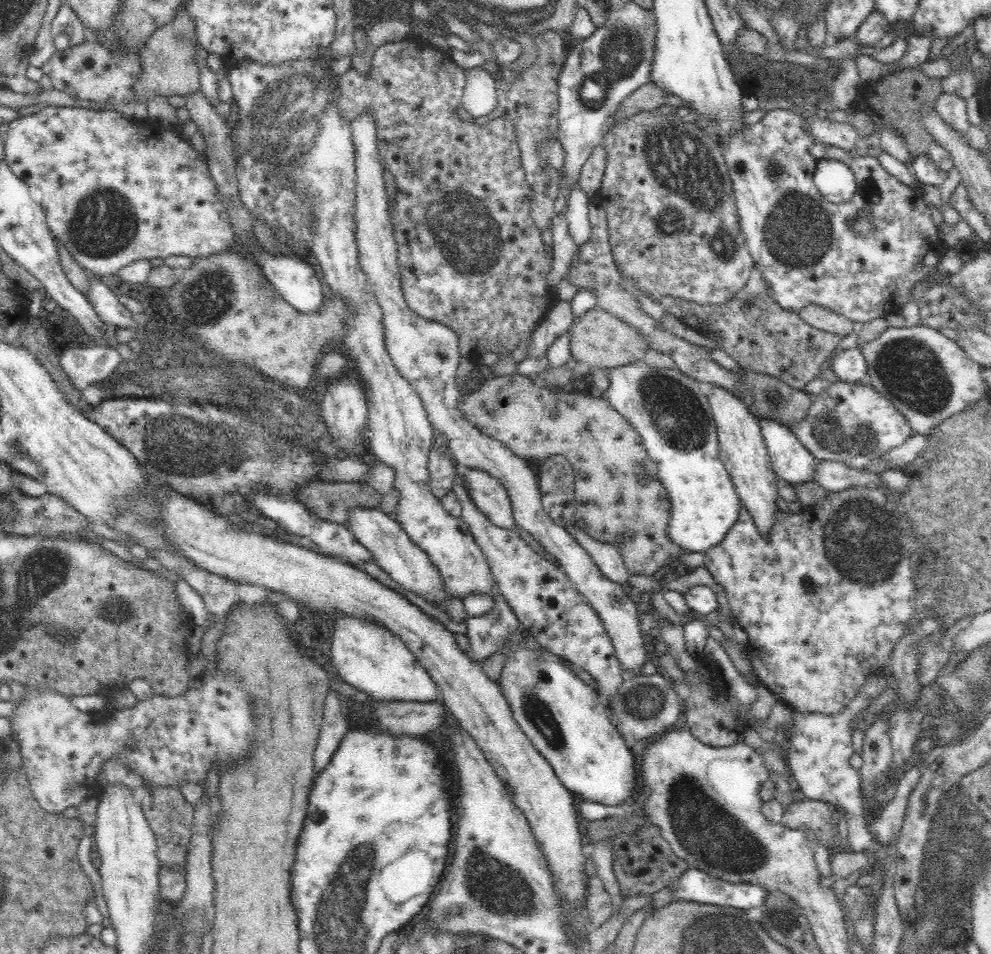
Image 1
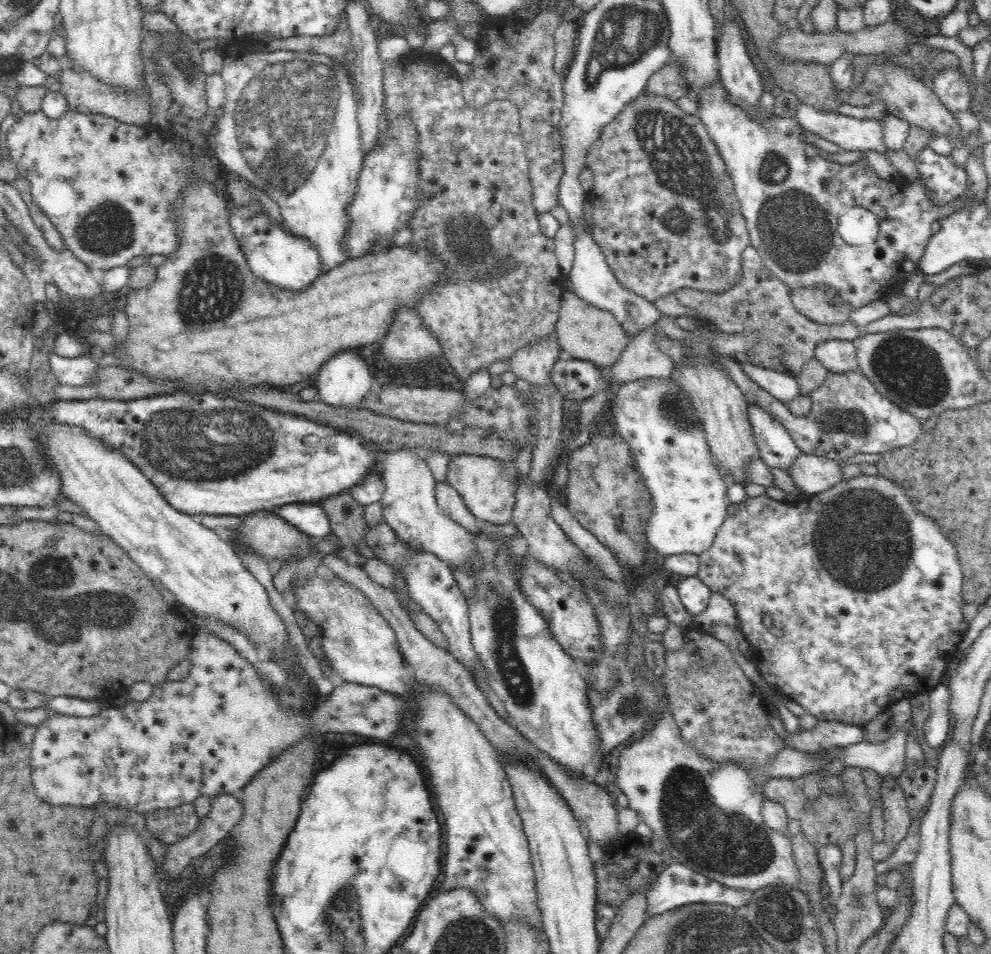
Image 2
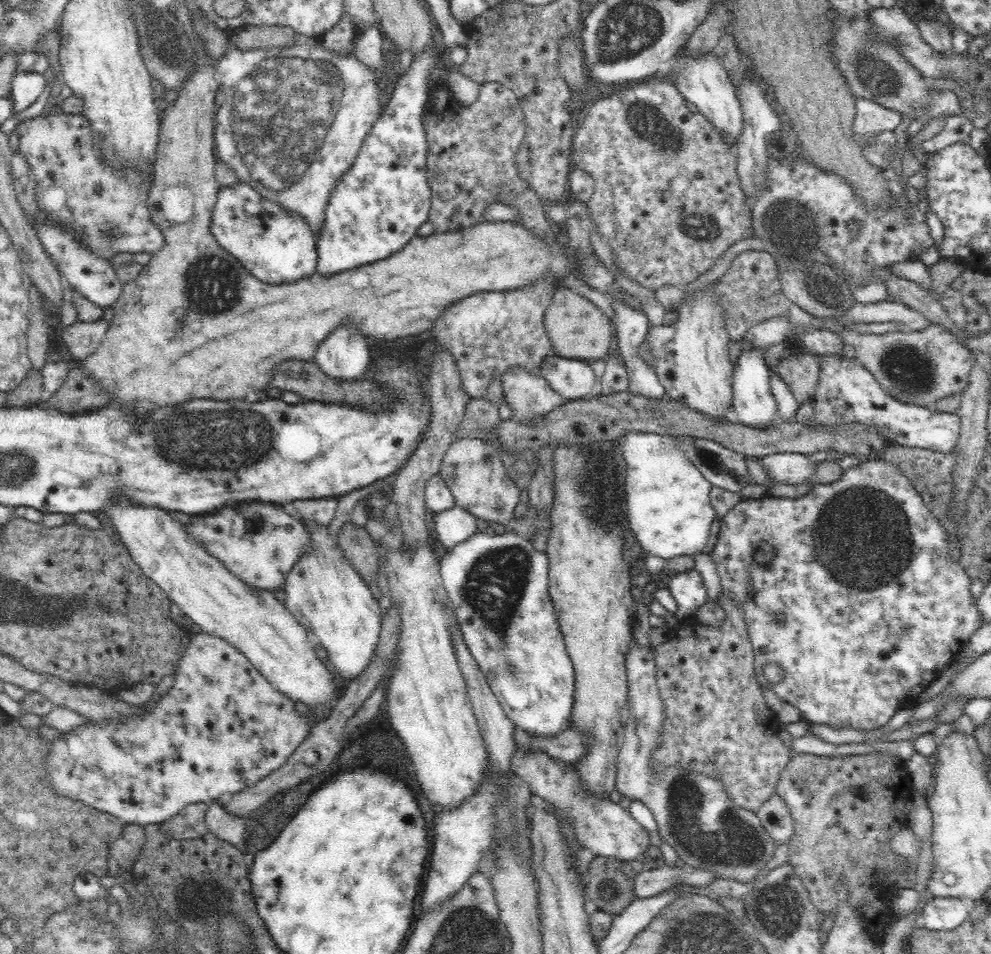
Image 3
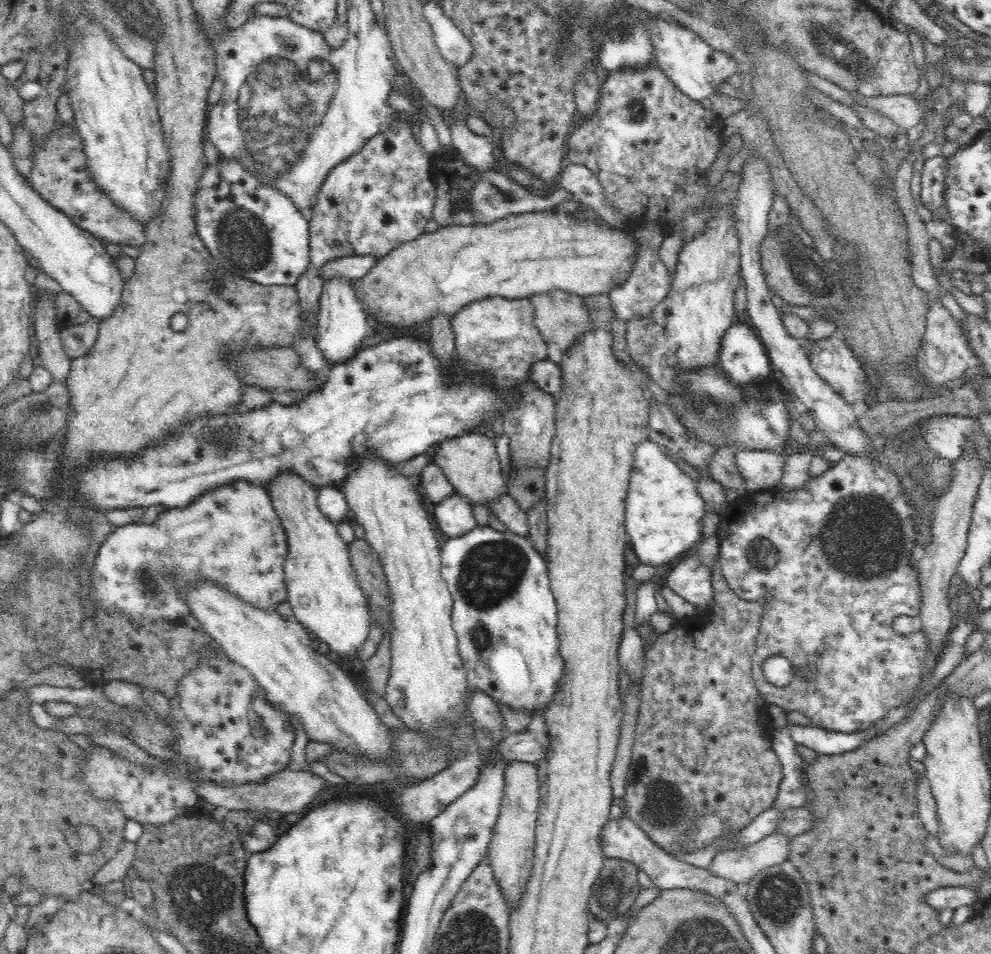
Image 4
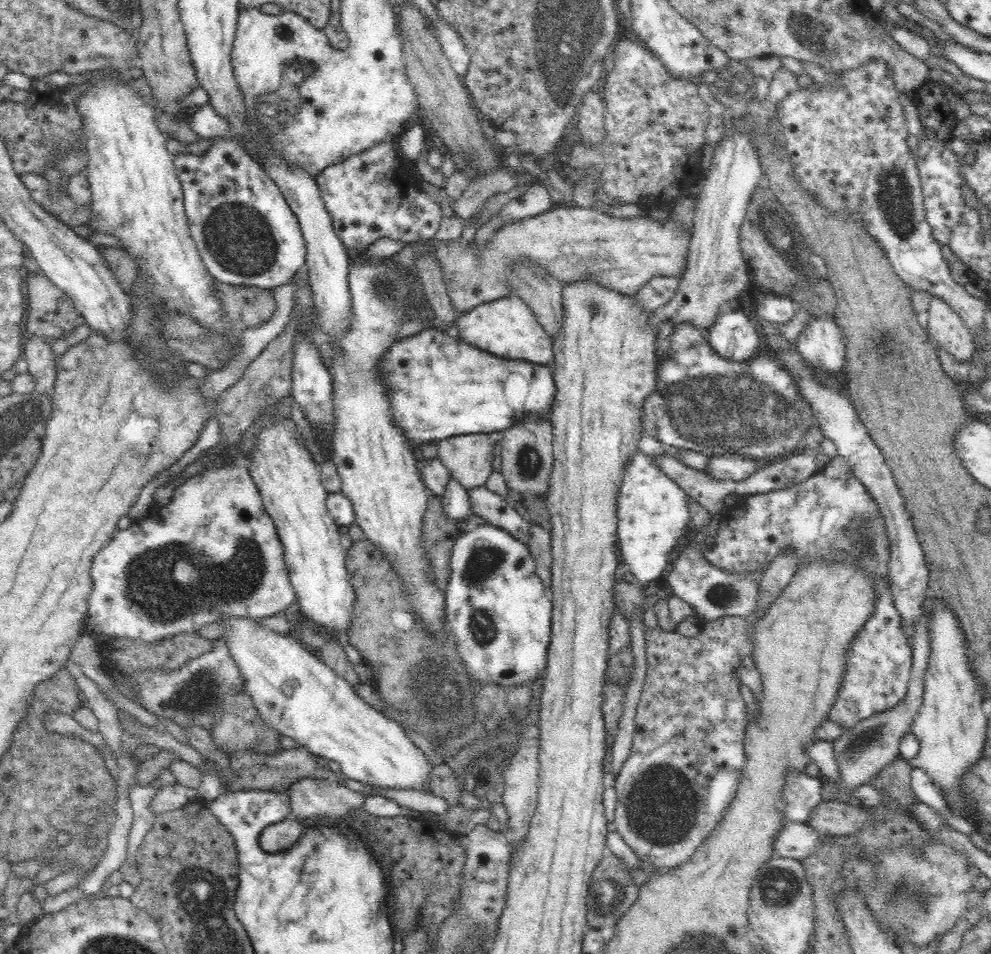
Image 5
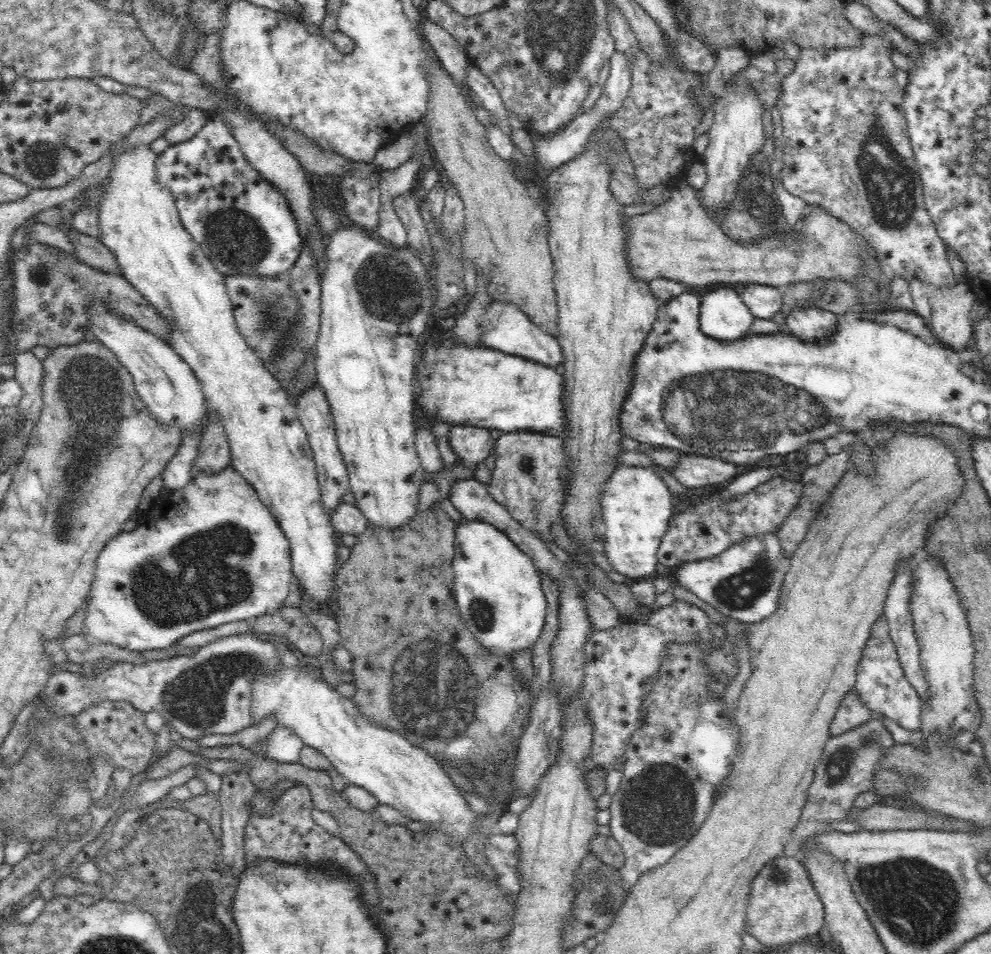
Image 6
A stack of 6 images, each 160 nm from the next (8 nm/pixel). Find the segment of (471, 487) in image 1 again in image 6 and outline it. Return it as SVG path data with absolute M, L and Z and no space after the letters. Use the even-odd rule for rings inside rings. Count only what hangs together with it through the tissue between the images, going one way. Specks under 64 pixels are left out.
M452 425L450 427L450 445L457 459L464 466L476 470L478 463L493 455L490 430L472 425Z

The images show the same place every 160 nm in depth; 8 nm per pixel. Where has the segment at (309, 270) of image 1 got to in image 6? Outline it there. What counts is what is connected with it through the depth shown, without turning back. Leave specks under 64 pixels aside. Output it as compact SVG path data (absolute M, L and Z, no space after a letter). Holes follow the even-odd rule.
M209 113L208 121L192 140L170 145L158 155L156 165L158 181L172 193L184 228L200 244L201 250L218 272L224 276L252 273L269 277L287 273L294 266L304 245L288 200L246 162L240 144L220 116Z

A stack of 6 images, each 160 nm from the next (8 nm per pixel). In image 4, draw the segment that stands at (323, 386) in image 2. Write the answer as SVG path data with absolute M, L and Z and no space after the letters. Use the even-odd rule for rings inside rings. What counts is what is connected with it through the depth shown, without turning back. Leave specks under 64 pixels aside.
M338 276L323 280L315 339L318 349L322 351L331 366L336 363L345 363L356 354L364 337L370 335L370 322L352 287L352 280Z

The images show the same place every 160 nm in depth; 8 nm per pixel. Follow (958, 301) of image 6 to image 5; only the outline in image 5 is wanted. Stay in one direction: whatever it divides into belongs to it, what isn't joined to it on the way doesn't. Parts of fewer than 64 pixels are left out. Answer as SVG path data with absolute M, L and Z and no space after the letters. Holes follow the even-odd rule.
M940 297L929 302L927 332L936 348L952 354L960 362L970 360L975 351L972 335L958 313Z

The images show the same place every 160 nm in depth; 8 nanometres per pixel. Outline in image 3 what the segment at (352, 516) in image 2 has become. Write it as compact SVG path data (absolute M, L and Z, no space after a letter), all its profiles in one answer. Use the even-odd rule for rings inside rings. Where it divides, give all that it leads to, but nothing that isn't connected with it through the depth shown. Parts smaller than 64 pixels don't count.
M348 520L342 526L337 542L342 547L346 559L366 582L372 582L372 579L377 578L380 564L377 546L364 526L356 526Z

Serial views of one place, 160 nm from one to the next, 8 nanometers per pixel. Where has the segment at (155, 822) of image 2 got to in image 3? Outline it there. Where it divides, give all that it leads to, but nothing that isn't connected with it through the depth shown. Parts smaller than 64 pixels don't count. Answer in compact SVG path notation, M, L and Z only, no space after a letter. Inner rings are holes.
M208 802L194 803L183 808L170 820L159 823L160 831L167 837L185 838L199 837L207 830L206 812Z

